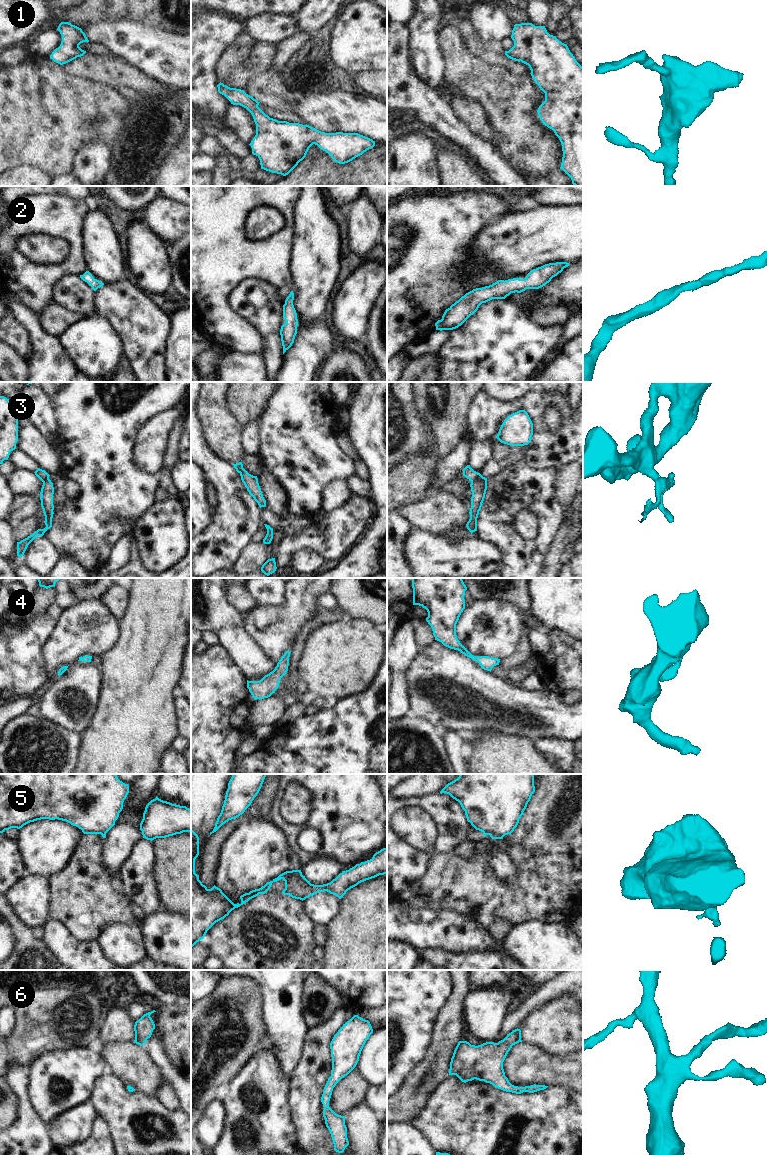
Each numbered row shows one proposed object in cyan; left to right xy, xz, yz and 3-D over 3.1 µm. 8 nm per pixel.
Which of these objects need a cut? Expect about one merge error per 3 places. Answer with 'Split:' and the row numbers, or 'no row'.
Split: 3, 5

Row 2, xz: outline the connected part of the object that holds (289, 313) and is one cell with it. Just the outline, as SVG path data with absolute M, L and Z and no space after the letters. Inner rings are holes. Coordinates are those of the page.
M291 291L283 305L283 318L286 321L286 323L281 326L280 330L283 354L292 346L297 334L298 319L293 300L294 293Z

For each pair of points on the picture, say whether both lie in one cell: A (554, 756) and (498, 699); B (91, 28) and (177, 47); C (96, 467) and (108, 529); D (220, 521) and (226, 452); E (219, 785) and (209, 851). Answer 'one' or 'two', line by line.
A: two
B: one
C: one
D: two
E: two

